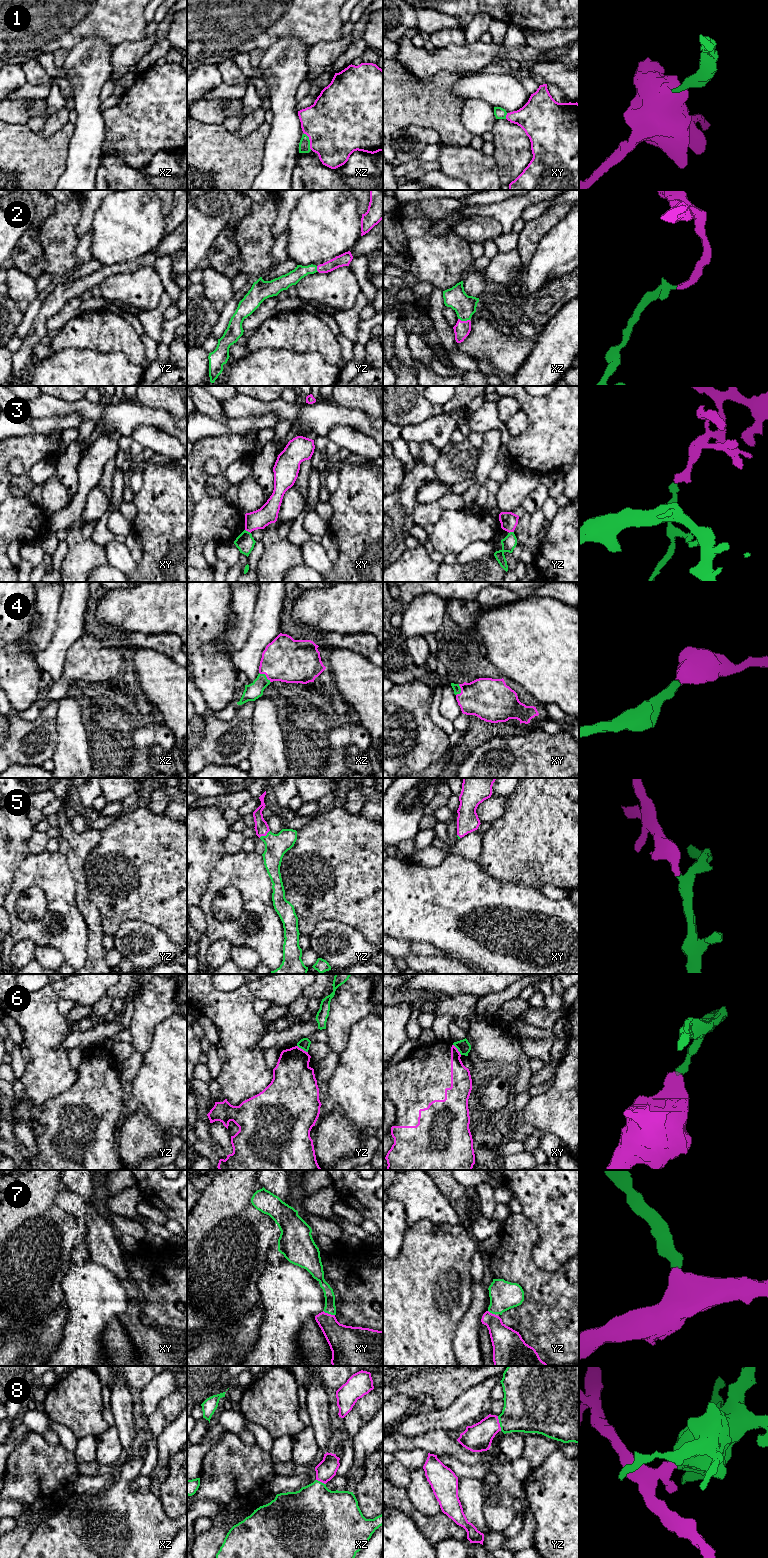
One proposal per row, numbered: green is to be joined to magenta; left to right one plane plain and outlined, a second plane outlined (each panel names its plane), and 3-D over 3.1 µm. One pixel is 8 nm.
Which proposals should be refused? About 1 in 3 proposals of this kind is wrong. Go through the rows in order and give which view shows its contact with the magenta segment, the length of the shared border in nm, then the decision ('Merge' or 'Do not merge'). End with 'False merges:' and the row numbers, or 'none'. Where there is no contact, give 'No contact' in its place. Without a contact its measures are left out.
1: Touches magenta in xz. Shared border 150 nm. Merge
2: Touches magenta in xz. Shared border 100 nm. Merge
3: Touches magenta in xy. Shared border 60 nm. Do not merge
4: Touches magenta in xz. Shared border 130 nm. Merge
5: Touches magenta in yz. Shared border 110 nm. Merge
6: Touches magenta in yz. Shared border 110 nm. Do not merge
7: Touches magenta in xy. Shared border 100 nm. Merge
8: Touches magenta in yz. Shared border 120 nm. Merge
False merges: 3, 6

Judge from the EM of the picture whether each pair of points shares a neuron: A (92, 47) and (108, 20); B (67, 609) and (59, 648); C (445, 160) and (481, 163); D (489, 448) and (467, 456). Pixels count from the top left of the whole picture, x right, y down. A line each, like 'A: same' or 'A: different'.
A: different
B: same
C: same
D: different

